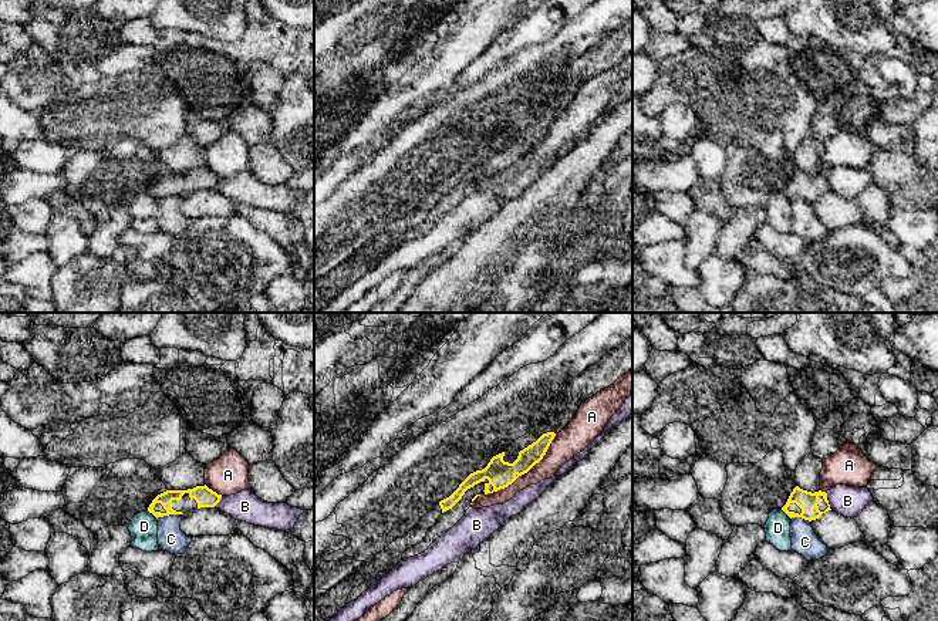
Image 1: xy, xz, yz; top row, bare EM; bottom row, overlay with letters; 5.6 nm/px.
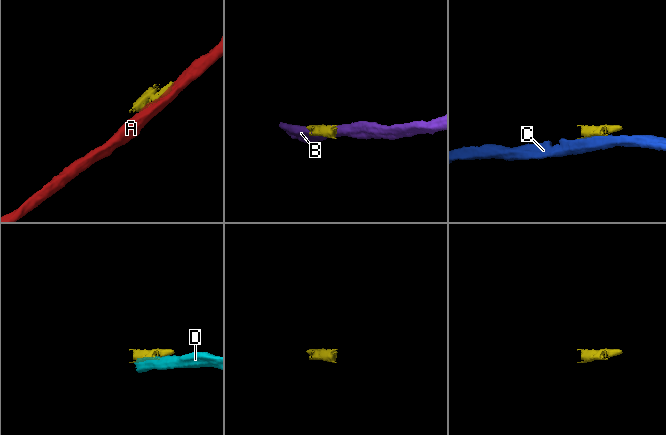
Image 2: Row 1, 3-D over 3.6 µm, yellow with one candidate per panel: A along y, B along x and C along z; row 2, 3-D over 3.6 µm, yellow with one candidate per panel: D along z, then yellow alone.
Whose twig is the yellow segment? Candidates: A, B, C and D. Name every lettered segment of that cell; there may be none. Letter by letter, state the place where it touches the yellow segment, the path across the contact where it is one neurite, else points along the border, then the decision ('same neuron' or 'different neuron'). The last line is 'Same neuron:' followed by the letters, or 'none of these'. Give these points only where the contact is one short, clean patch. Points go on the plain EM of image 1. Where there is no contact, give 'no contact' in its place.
A: meets yellow in xz at (525, 154); different neuron
B: meets yellow in yz at (827, 182); different neuron
C: meets yellow in xy at (168, 196); different neuron
D: meets yellow in xy at (152, 195); border along xy (147, 192), (157, 201); different neuron
Same neuron: none of these

